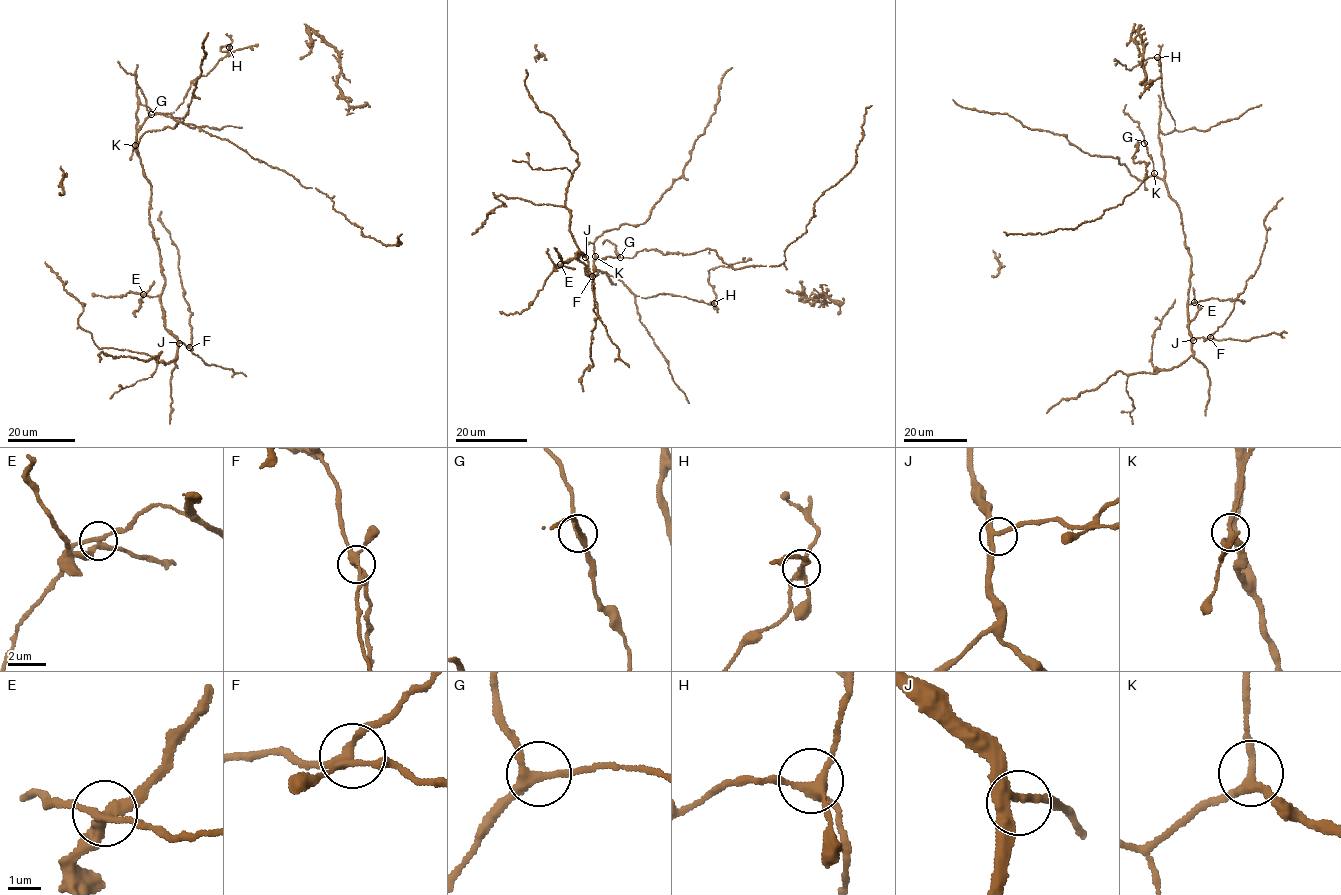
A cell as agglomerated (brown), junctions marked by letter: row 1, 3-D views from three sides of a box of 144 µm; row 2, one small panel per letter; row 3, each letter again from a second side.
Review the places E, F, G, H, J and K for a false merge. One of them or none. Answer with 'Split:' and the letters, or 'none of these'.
Split: E

